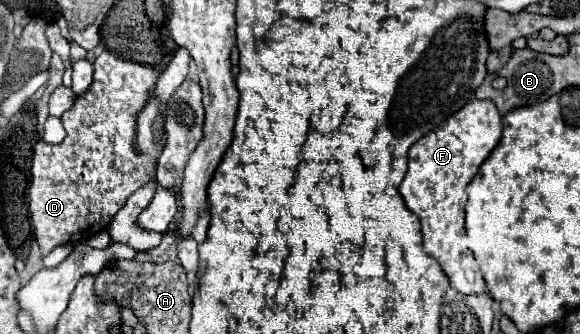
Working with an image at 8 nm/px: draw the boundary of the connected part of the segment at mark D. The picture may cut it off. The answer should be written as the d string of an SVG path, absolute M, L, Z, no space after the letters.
M104 50L94 60L94 82L80 94L74 106L62 114L66 138L60 144L38 142L30 169L28 210L42 256L56 246L76 244L88 240L110 224L110 218L126 204L138 188L158 184L156 164L166 144L163 129L158 154L144 154L138 150L132 126L136 126L138 112L154 98L154 88L160 72L152 66L142 66L122 60Z

